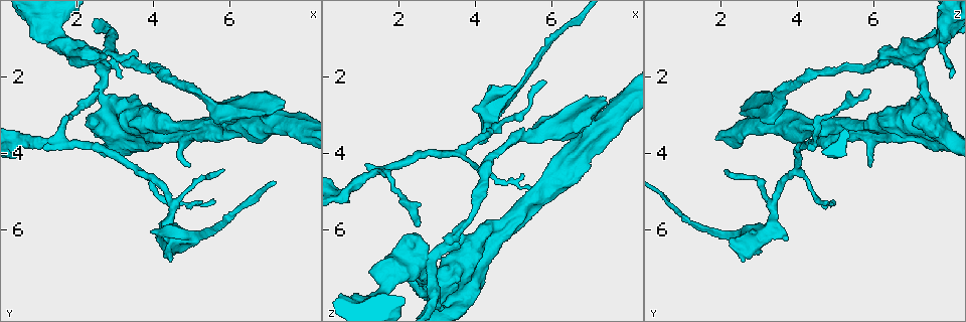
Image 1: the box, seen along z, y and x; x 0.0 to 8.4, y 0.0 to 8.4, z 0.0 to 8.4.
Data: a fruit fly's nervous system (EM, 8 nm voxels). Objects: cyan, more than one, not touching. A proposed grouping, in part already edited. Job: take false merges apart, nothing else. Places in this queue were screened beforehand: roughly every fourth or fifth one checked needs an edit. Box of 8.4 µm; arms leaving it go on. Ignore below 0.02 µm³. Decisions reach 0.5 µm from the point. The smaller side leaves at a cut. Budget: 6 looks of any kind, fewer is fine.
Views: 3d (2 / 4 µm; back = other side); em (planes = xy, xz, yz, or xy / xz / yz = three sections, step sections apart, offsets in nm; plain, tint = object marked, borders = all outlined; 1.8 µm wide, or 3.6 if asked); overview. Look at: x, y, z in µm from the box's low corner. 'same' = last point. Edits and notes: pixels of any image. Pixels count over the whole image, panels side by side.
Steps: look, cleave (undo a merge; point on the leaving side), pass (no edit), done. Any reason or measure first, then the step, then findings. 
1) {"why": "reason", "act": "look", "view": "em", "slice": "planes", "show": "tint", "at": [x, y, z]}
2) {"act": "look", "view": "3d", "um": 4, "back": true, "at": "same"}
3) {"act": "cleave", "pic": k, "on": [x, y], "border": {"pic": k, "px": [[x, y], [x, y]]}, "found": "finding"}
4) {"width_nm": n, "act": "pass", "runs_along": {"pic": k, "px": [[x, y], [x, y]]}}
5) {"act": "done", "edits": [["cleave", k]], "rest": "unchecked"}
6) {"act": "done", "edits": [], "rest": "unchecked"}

{"why": "thick turns thin", "act": "look", "view": "3d", "um": 4, "back": true, "at": [4.45, 5.35, 3.35]}

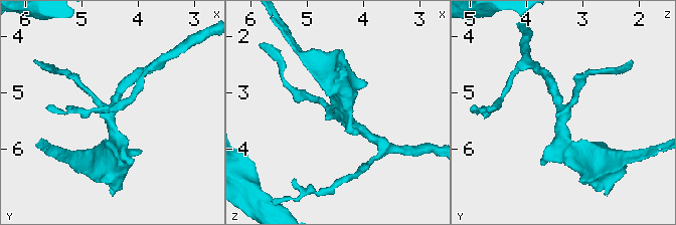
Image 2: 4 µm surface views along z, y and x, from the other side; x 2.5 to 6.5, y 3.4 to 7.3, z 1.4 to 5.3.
{"act": "look", "view": "em", "um": 3.6, "slice": "yz", "step": 8, "show": "tint", "at": [4.50, 5.40, 3.40]}

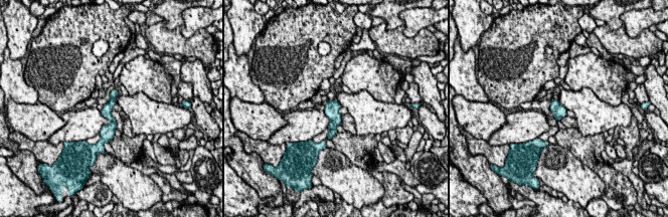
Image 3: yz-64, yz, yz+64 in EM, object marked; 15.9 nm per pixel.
{"why": "another direction", "act": "look", "view": "em", "um": 3.6, "slice": "planes", "show": "tint", "at": "same"}

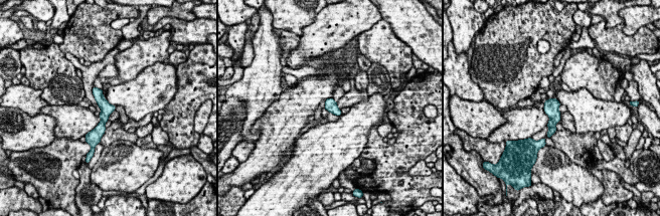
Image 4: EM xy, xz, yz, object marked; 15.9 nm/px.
{"width_nm": 190, "act": "pass", "runs_along": {"pic": 4, "px": [[95, 89], [104, 104], [96, 137]]}, "found": "continuous, no second neuron"}

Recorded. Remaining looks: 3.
{"why": "sharp bend", "act": "look", "view": "3d", "um": 4, "at": [1.65, 3.75, 4.45]}

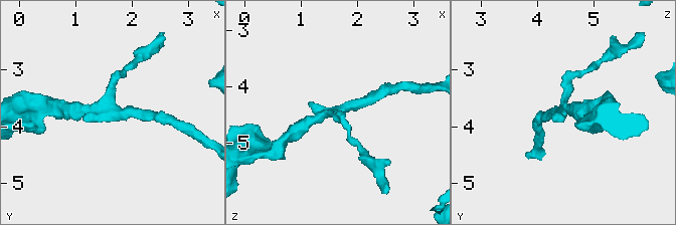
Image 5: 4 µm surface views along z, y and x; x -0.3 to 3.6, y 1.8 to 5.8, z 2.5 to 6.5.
{"arms": 3, "act": "look", "view": "em", "slice": "planes", "show": "borders", "at": [1.70, 3.75, 4.40]}

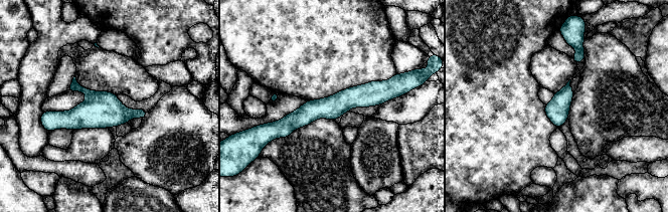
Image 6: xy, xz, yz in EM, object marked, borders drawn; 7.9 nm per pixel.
{"act": "pass", "runs_along": {"pic": 6, "px": [[390, 92], [349, 97], [275, 126]]}, "found": "continuous, no second neuron"}

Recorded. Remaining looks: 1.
{"why": "sudden change in width", "act": "look", "view": "em", "um": 3.6, "slice": "xy", "step": 16, "show": "tint", "at": [7.15, 3.20, 3.40]}

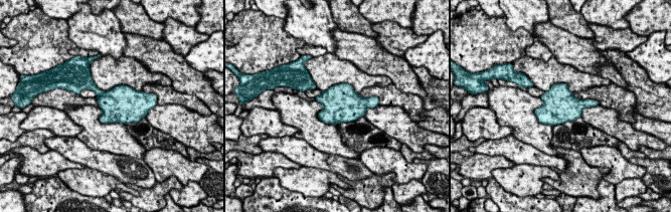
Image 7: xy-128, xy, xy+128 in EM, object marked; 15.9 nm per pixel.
{"act": "cleave", "pic": 7, "on": [90, 84], "border": {"pic": 7, "px": [[105, 91], [97, 96]]}, "found": "a second neuron is stuck on"}

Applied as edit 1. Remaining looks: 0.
{"act": "done", "edits": [["cleave", 7]], "rest": "unchecked"}

